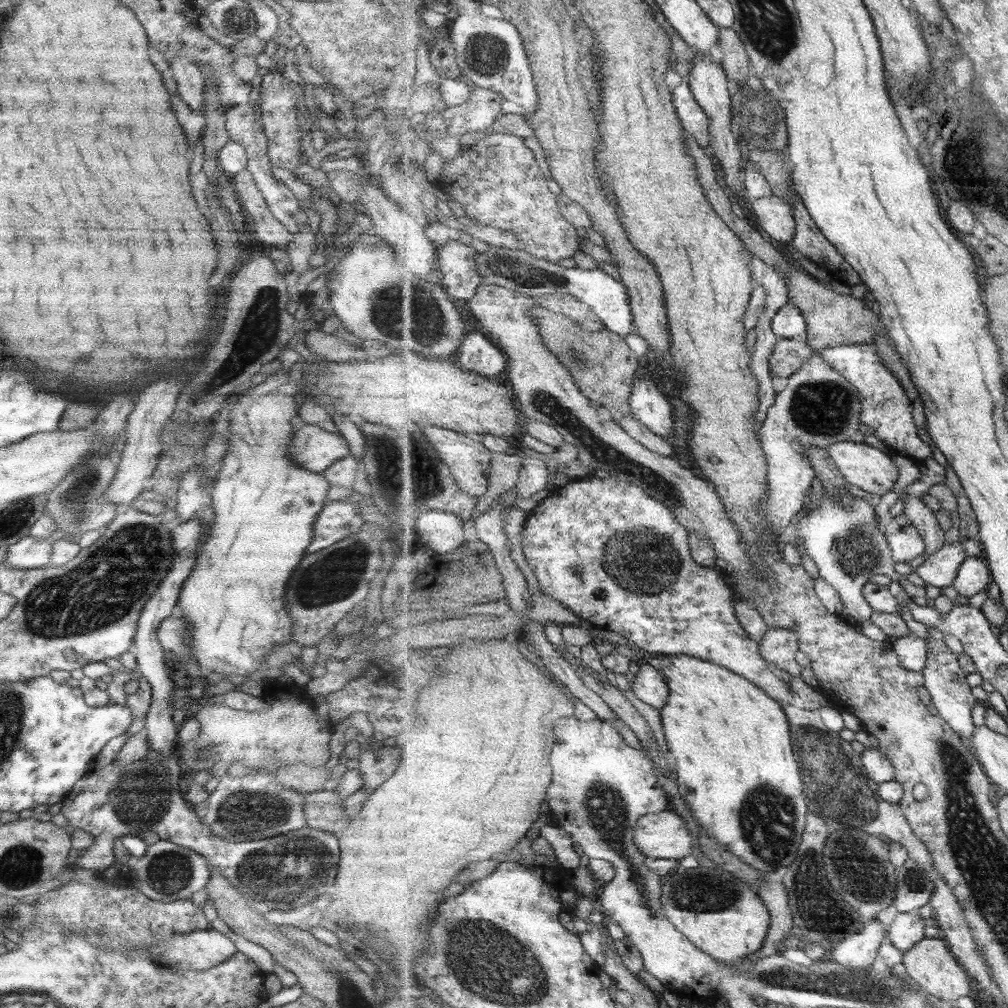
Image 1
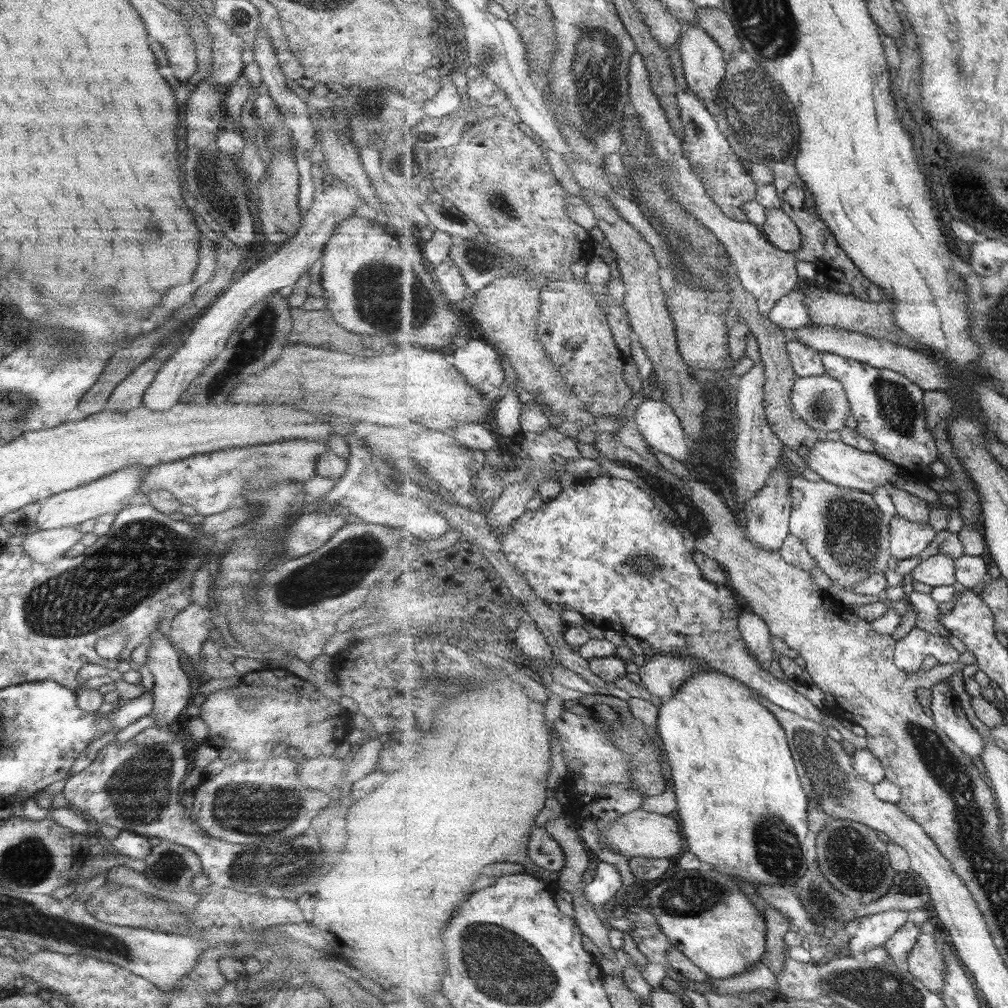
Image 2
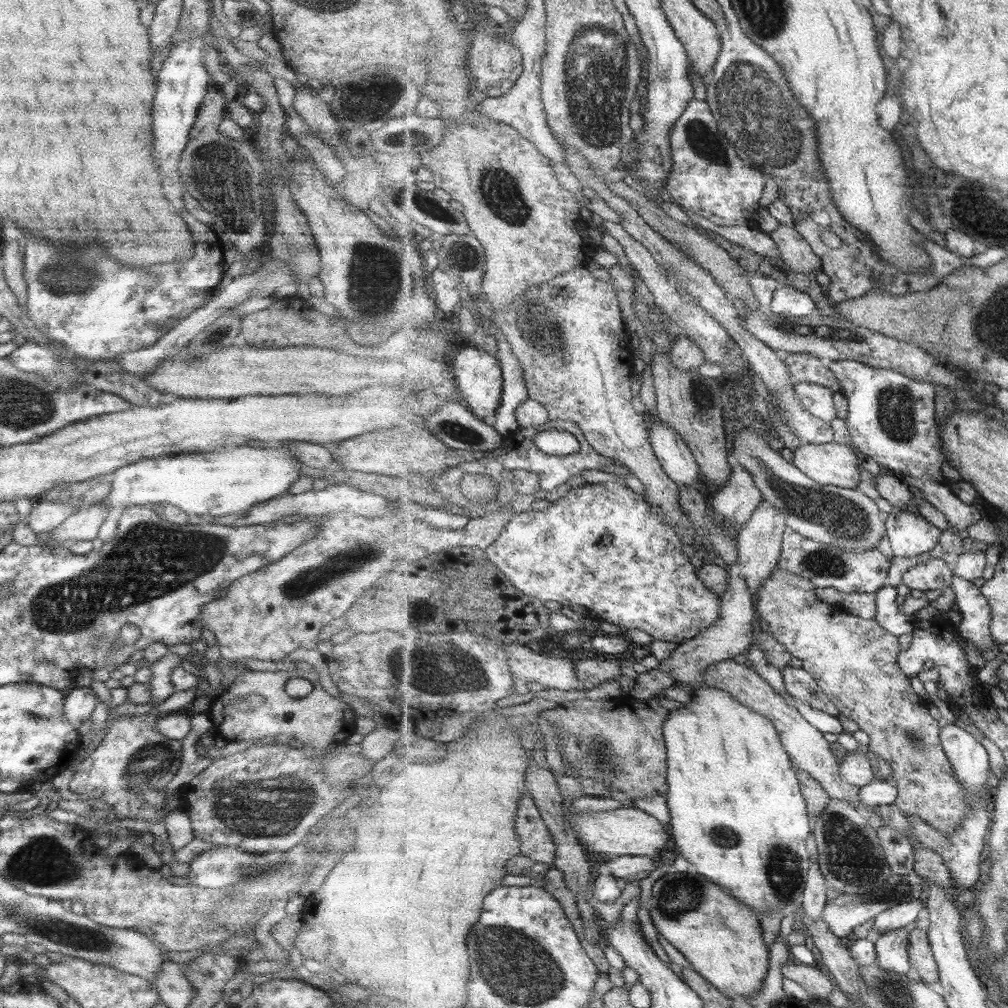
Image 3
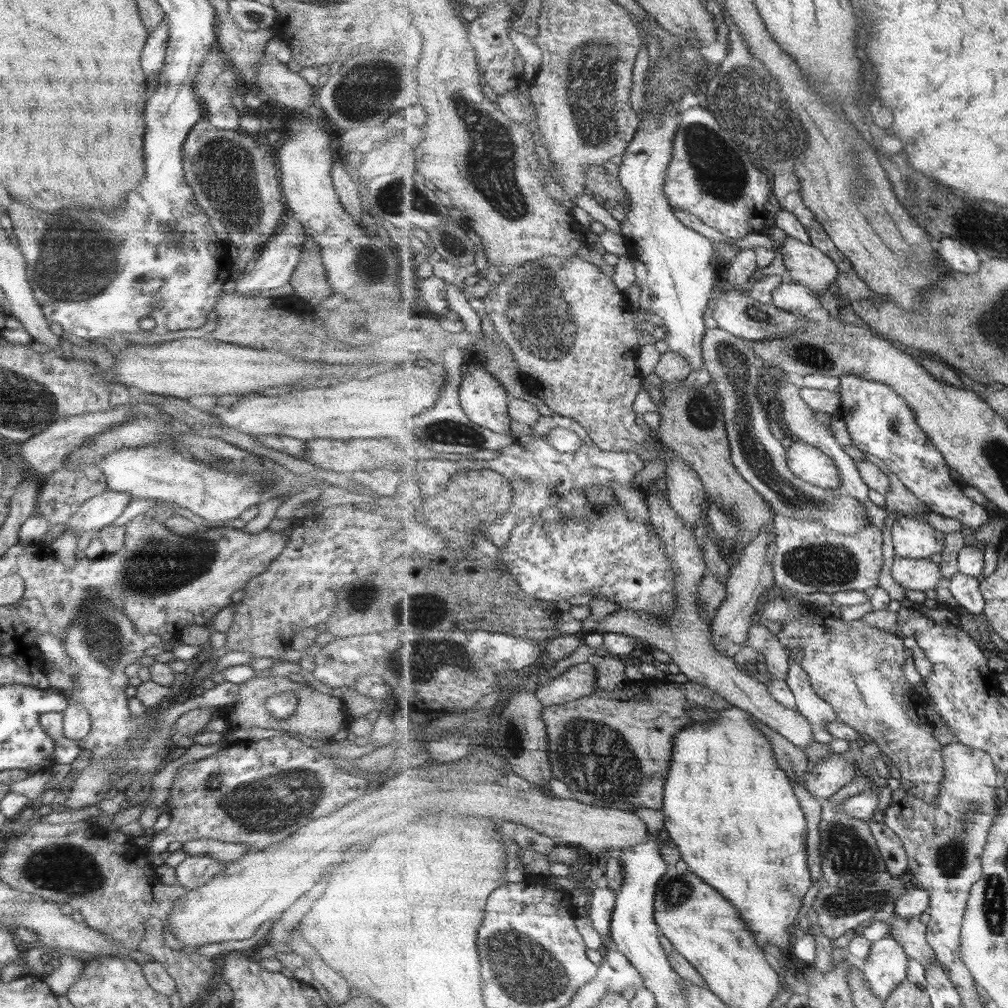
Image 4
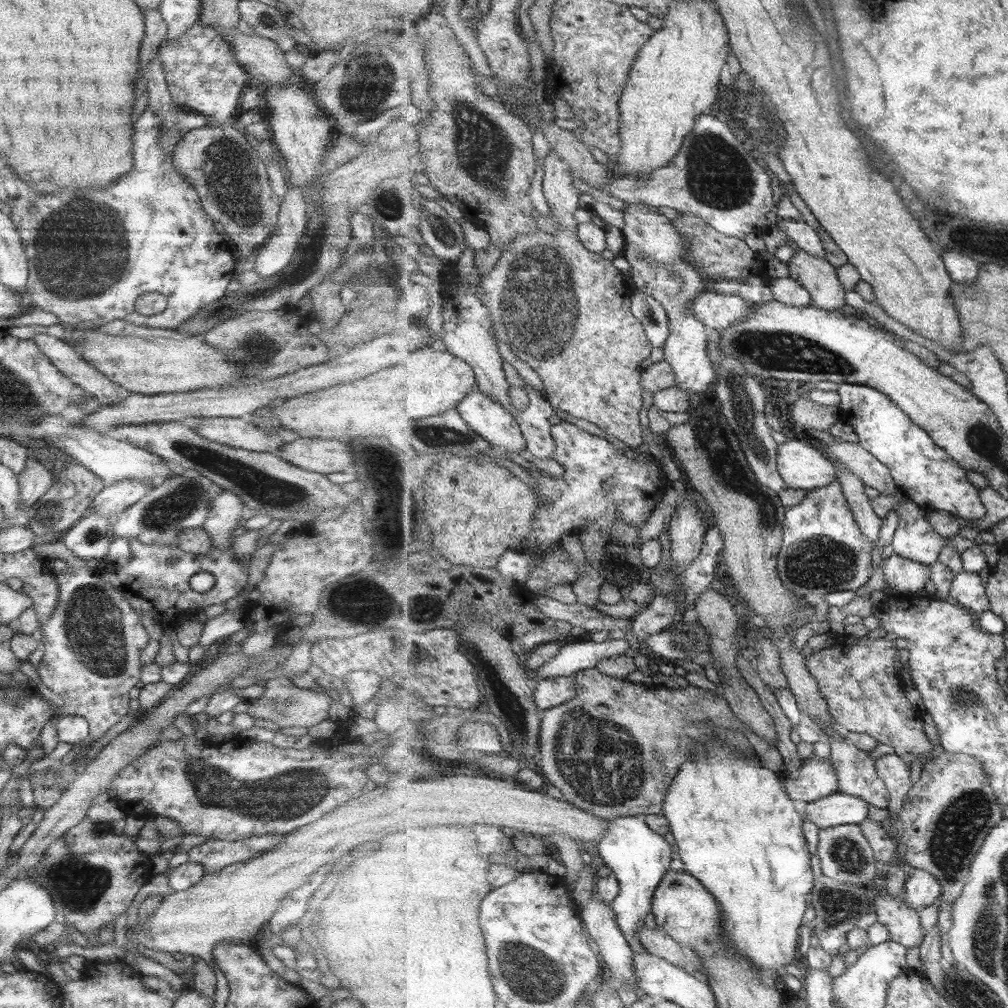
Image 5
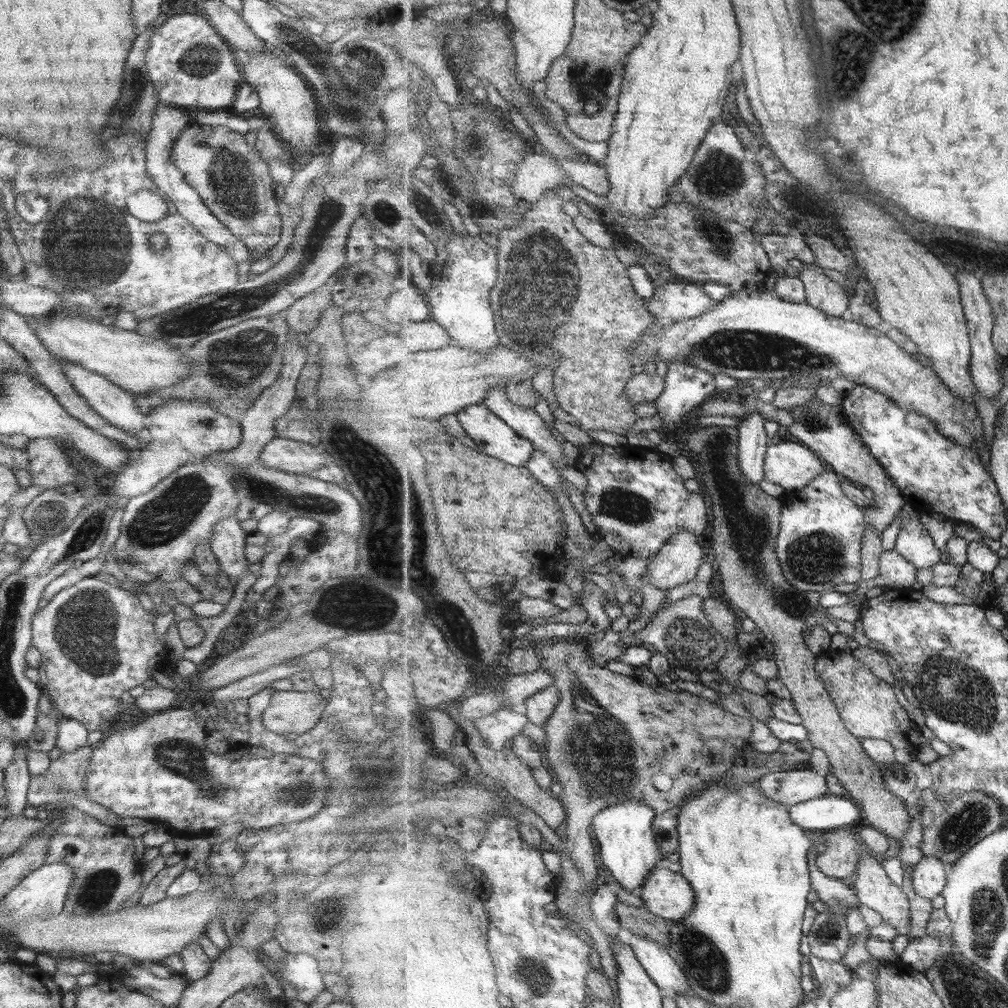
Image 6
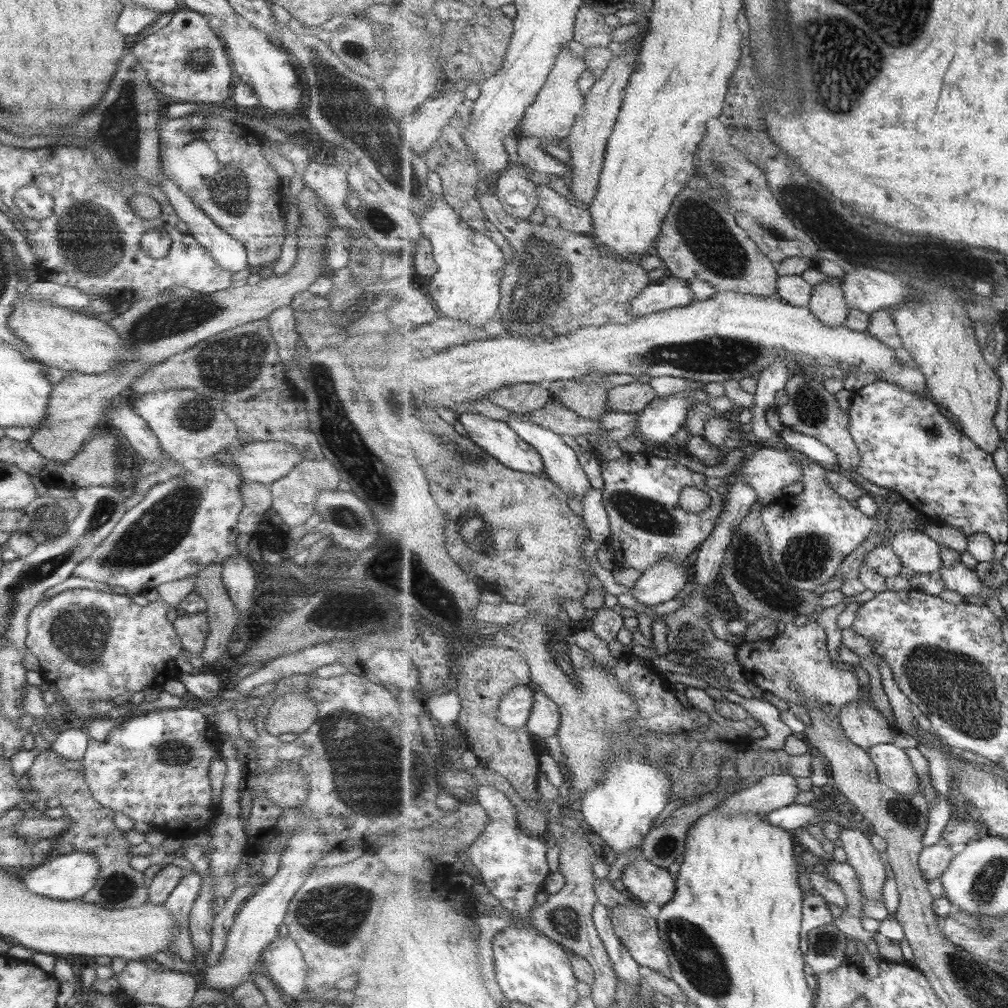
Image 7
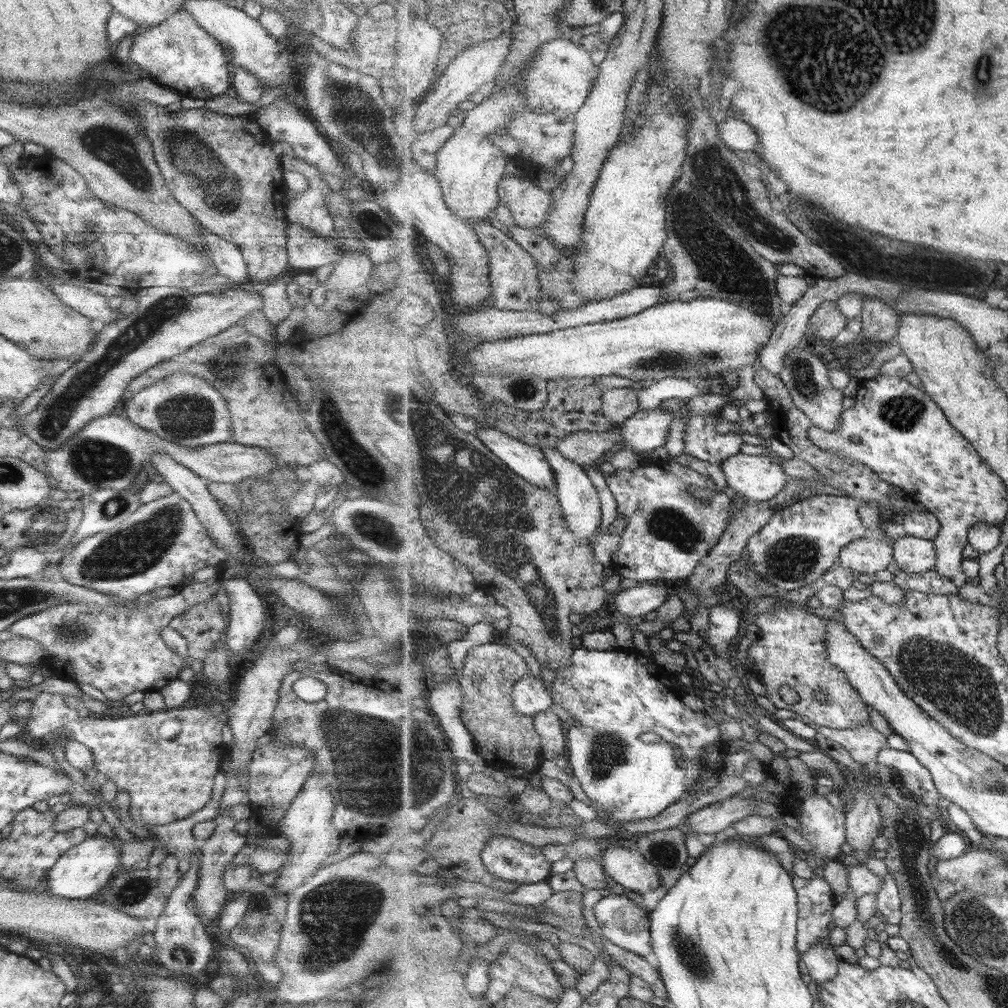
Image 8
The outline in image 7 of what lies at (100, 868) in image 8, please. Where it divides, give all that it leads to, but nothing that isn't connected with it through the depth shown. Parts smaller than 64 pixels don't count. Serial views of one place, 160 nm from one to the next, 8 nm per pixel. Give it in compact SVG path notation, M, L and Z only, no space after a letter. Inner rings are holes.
M76 850L69 854L52 856L35 868L22 873L21 881L24 887L33 894L39 894L51 900L80 899L94 885L98 866L92 854Z

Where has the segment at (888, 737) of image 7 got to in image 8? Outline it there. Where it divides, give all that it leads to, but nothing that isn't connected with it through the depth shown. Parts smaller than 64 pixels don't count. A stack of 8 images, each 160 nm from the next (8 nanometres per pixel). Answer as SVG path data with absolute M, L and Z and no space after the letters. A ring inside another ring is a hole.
M797 716L807 726L815 728L824 738L840 744L856 762L863 765L874 767L879 752L887 747L887 736L879 732L870 721L859 723L845 730L837 730L828 726L819 726L806 716Z

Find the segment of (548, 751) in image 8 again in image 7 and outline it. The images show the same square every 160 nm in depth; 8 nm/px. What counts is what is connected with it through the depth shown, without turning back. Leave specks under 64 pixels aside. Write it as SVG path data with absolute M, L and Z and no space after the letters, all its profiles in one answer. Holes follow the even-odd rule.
M536 687L533 708L526 724L528 730L542 742L544 738L557 734L561 717L560 706L546 692Z

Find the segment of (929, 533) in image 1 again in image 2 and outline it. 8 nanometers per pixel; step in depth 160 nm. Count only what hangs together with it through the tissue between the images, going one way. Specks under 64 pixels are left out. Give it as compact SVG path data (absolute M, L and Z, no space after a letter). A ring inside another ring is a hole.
M893 484L887 486L887 491L893 504L895 504L896 515L909 519L911 522L916 522L919 525L930 523L932 505L929 502L902 488L893 486Z

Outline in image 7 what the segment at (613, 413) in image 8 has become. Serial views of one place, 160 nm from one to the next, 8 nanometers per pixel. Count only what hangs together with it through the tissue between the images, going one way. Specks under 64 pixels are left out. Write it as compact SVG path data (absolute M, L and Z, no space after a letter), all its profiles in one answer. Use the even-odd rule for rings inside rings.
M649 383L617 385L608 392L609 407L617 412L640 413L651 406L656 396L657 392Z

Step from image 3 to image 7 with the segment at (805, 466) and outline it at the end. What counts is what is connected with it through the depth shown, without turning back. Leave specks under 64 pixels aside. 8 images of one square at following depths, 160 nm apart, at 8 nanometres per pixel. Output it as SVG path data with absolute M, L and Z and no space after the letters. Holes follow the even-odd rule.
M763 447L750 454L740 465L741 474L756 488L758 500L768 505L781 496L784 496L783 488L789 484L795 484L803 476L803 466L801 461L795 456L791 456L785 450L773 447Z

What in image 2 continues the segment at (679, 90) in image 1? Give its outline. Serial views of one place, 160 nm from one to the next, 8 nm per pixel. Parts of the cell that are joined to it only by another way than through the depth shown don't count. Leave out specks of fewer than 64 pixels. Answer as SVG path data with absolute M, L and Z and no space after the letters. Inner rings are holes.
M683 90L677 95L681 120L685 129L686 140L684 141L684 155L692 162L694 173L705 184L707 194L711 196L723 212L741 222L748 222L747 215L742 206L746 202L755 201L759 194L759 184L751 176L749 169L741 164L741 156L731 145L729 137L723 136L719 130L719 124L715 120L706 103L690 90Z

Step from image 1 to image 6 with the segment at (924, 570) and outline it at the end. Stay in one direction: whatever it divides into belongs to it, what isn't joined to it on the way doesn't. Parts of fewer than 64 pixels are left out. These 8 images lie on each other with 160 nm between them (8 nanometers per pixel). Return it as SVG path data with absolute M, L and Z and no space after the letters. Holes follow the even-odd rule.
M885 551L881 554L880 568L882 576L892 583L911 589L917 583L917 567L911 564L897 551Z

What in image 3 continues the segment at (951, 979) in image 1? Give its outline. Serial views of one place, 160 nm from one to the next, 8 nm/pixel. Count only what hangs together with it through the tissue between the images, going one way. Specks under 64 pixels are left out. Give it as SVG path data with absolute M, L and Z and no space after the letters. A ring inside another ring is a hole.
M915 928L910 931L910 961L914 975L931 984L940 982L940 972L928 931Z

